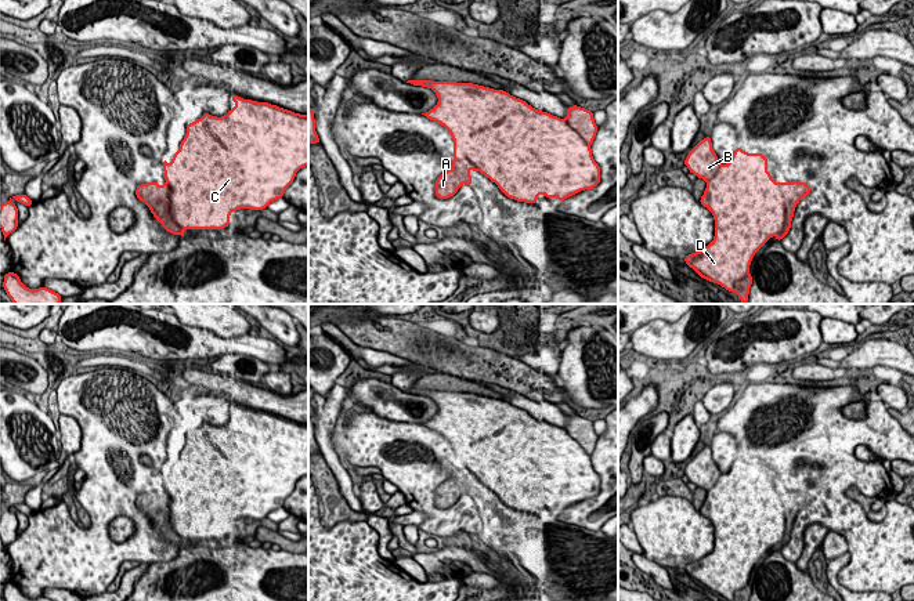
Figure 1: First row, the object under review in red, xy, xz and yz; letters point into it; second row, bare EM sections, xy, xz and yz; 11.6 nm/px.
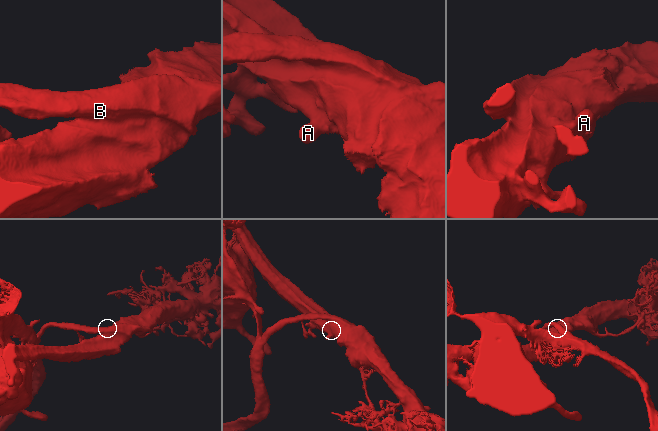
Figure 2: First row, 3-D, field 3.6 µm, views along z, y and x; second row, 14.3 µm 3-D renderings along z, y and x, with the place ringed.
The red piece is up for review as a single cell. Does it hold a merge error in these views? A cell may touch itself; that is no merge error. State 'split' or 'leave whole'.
split

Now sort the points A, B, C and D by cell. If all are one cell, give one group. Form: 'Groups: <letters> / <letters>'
Groups: A / B C D

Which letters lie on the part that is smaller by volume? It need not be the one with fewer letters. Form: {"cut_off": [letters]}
{"cut_off": ["A"]}

